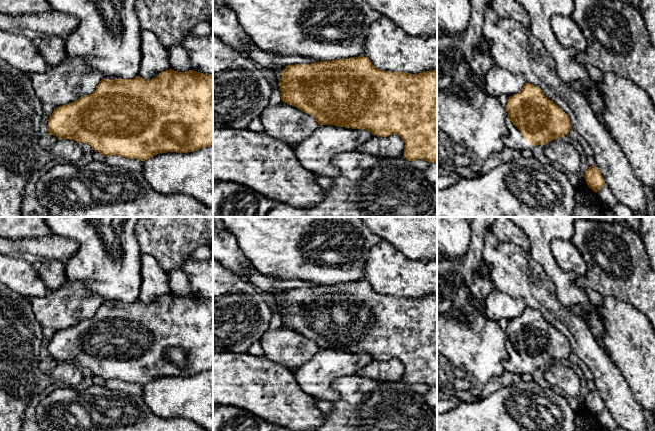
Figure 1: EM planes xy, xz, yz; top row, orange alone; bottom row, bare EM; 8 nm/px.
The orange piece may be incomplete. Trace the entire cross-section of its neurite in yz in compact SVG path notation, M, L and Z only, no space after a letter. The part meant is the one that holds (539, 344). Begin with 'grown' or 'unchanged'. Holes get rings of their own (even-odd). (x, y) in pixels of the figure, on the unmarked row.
grown; M525 307L522 314L509 321L506 329L508 336L508 358L503 361L504 370L516 375L532 374L536 369L544 369L564 359L569 359L571 347L569 340L548 323L542 314L530 307Z

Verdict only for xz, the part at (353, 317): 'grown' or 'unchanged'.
unchanged

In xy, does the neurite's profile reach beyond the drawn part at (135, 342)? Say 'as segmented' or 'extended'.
as segmented

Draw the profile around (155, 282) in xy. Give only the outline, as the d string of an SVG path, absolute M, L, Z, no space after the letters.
M141 253L141 285L139 300L150 304L161 296L171 293L169 272L162 269L156 259Z

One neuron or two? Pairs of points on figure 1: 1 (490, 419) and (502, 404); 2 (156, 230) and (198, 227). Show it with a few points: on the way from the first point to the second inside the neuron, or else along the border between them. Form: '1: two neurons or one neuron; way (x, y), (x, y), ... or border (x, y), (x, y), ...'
1: one neuron; way (494, 415), (501, 408)
2: one neuron; way (166, 230), (171, 227), (188, 227)

